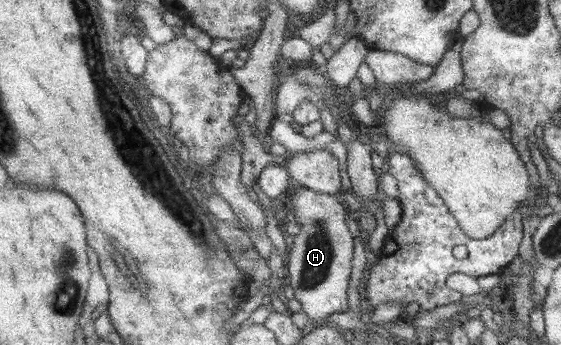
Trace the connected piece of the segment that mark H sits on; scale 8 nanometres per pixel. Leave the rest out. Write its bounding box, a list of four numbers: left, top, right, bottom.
[286,186,355,329]

